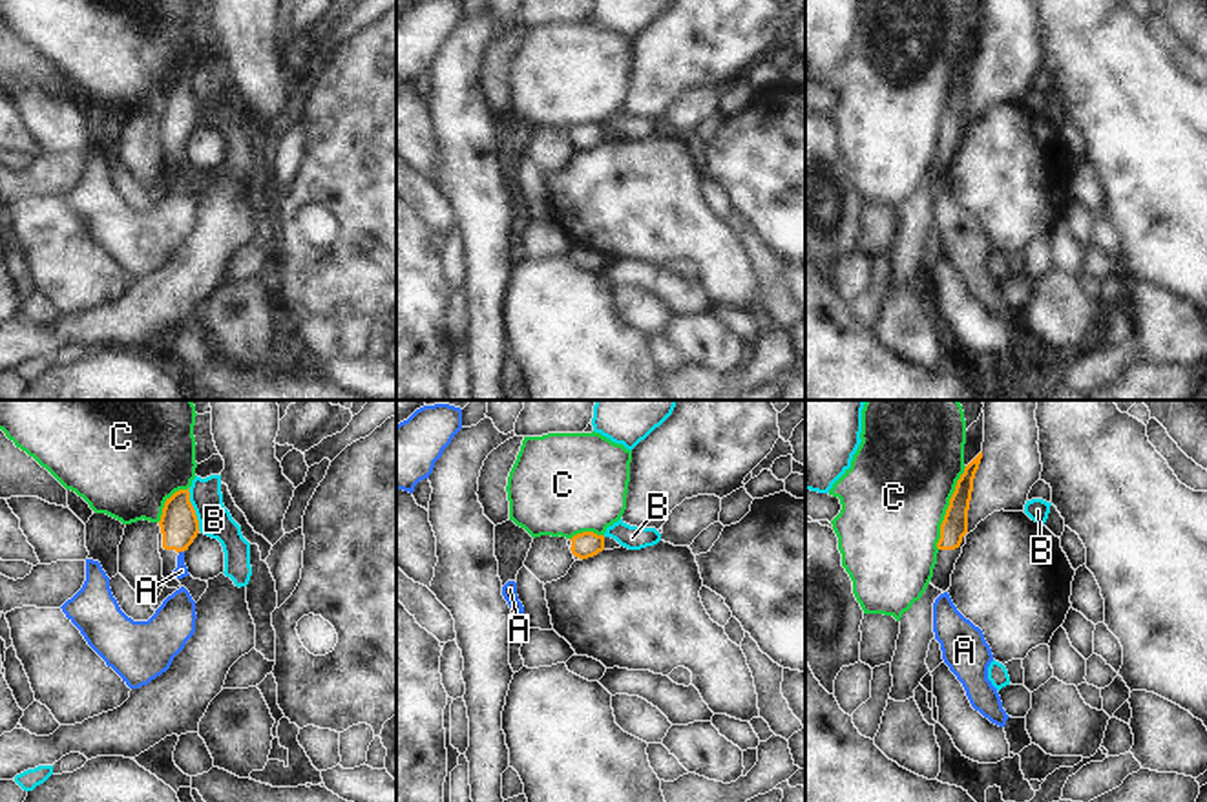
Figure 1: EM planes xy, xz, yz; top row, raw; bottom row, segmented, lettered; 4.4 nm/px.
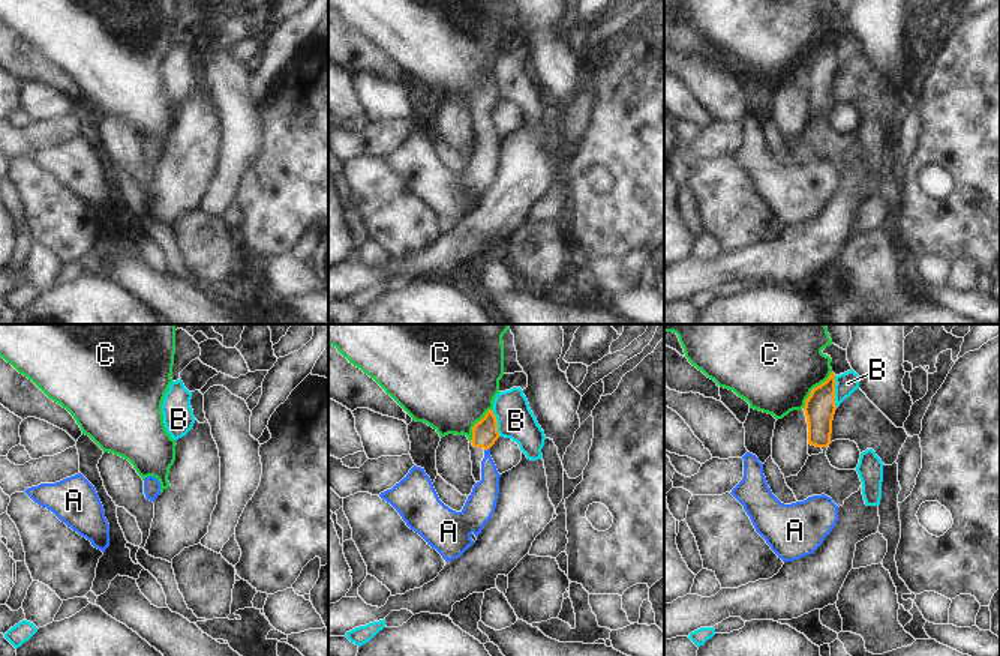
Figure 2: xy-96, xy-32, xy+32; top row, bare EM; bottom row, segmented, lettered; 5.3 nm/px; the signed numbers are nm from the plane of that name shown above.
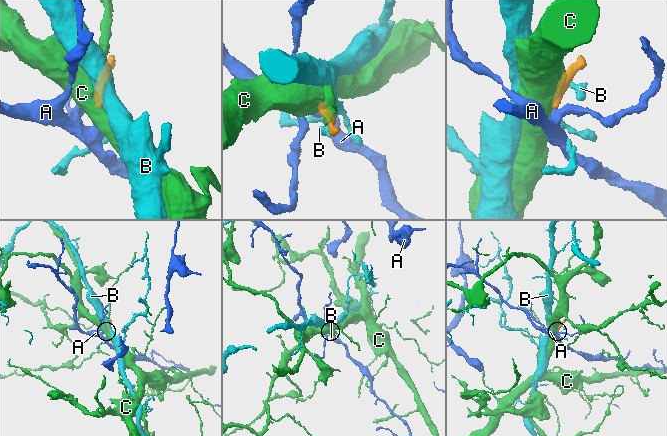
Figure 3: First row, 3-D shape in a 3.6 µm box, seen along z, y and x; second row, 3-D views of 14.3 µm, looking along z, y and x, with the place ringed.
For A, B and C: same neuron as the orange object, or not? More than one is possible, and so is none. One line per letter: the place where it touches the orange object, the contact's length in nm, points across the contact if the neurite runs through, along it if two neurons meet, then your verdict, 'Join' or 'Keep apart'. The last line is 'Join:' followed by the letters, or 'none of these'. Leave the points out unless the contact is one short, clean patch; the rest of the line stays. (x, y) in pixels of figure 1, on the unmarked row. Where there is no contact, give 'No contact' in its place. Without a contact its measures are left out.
A: Touches orange at xy (179, 141). Shared border 30 nm. Path across: xy (179, 117), (179, 141), (181, 161). Join
B: Touches orange at xy (194, 101). Shared border 200 nm. Keep apart
C: Touches orange at yz (948, 99). Shared border 400 nm. Boundary: yz (966, 57), (941, 116), (937, 139). Keep apart
Join: A

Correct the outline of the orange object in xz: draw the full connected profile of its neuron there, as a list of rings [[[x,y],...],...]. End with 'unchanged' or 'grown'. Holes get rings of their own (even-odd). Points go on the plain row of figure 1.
[[[583,122],[573,126],[572,130],[572,144],[579,150],[588,150],[604,141],[604,126],[597,126],[593,122]]] | unchanged

